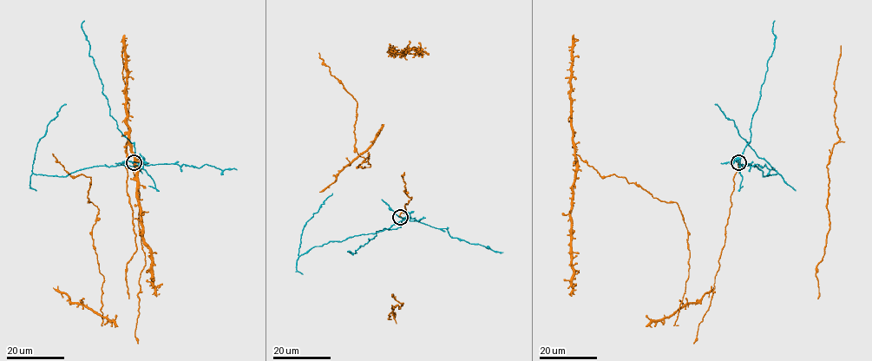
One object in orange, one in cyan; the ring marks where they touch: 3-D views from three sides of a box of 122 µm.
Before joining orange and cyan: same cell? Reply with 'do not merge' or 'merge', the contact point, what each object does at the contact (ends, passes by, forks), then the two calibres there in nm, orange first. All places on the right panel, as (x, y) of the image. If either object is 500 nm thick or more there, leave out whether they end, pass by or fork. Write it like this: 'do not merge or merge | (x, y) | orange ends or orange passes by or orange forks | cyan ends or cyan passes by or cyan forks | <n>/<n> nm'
do not merge | (738, 162) | orange ends | cyan passes by | 400/200 nm

